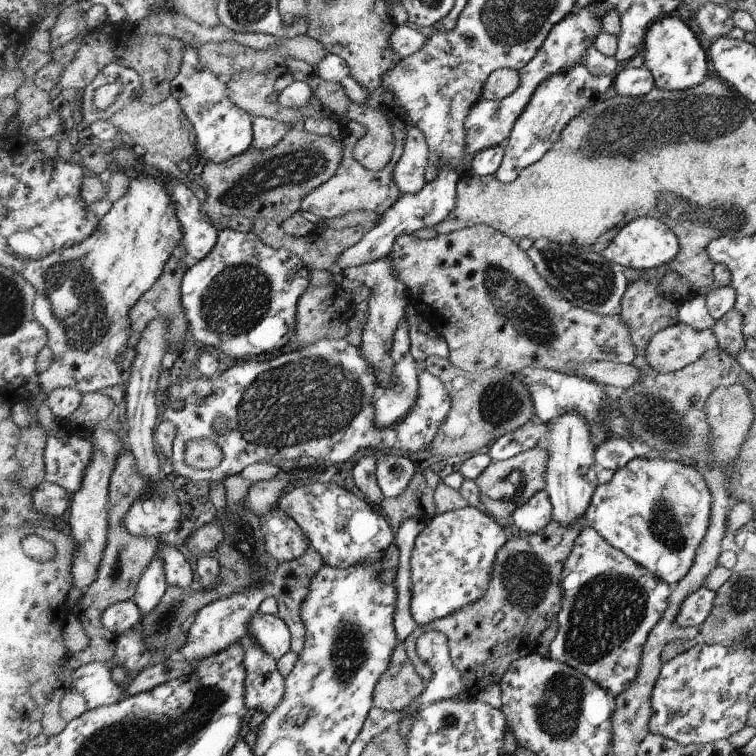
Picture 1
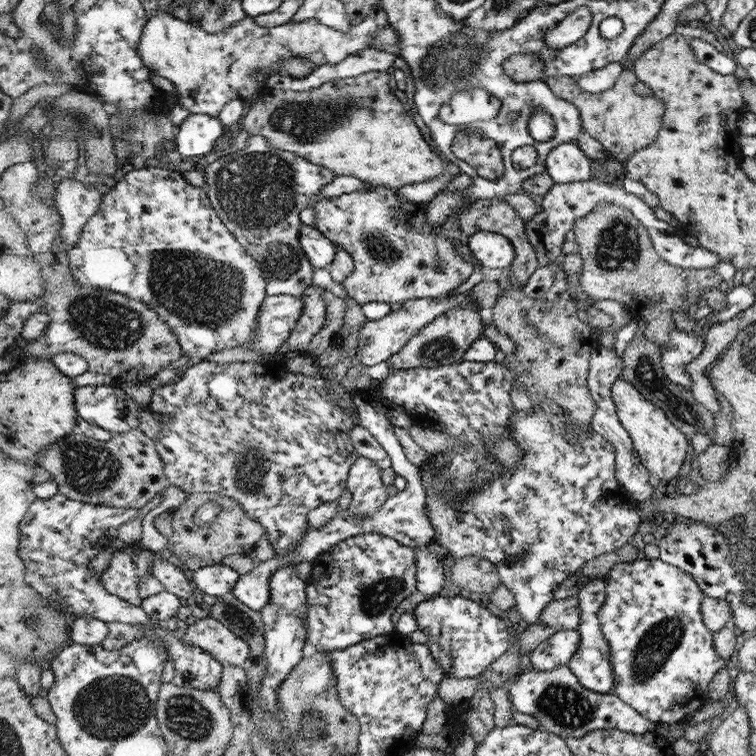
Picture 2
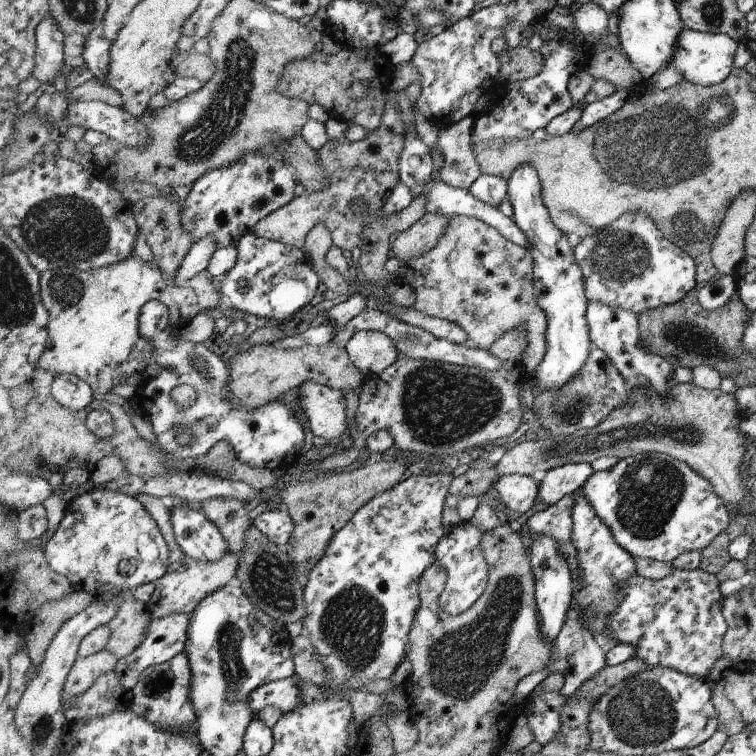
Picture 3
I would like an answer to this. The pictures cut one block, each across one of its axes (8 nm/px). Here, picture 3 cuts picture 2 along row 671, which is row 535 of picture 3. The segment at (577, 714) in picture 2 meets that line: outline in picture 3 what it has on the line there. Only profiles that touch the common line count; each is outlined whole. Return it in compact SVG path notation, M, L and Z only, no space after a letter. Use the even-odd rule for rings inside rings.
M568 494L554 506L547 506L544 511L538 512L532 517L528 515L527 523L521 531L526 534L530 541L540 535L552 535L559 542L561 553L567 558L567 563L573 572L576 590L581 579L577 572L576 550L571 540L574 504L575 494Z

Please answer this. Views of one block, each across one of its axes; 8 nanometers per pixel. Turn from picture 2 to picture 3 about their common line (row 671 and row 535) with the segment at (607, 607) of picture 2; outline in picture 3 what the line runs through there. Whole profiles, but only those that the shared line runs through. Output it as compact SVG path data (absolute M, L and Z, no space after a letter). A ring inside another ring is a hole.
M663 453L627 457L620 459L610 470L594 472L581 489L581 494L596 515L614 532L616 543L635 559L643 557L672 563L685 553L702 552L728 529L733 519L729 507L702 475L699 476L679 459Z

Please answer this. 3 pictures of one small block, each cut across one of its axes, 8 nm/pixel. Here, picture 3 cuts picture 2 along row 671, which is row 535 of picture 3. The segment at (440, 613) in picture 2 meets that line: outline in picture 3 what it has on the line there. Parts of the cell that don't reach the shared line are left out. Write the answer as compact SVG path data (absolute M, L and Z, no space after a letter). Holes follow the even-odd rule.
M464 521L452 526L435 550L437 562L446 569L448 582L438 596L439 608L451 616L459 616L467 612L486 591L489 582L489 569L485 560L481 541L485 532L474 527L469 521Z

